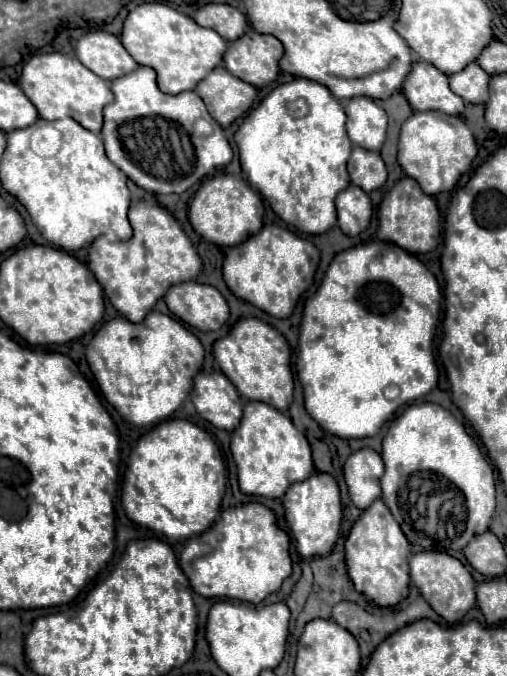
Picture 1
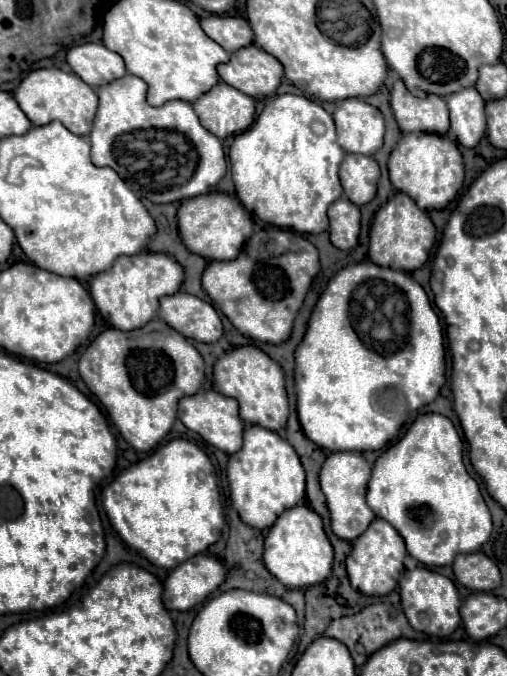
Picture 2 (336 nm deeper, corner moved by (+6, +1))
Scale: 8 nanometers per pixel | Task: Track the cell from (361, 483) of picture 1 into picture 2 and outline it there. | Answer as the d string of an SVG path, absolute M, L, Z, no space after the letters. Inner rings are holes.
M331 453L321 467L319 481L321 491L327 497L327 507L331 513L331 529L341 539L347 541L357 539L375 519L375 513L369 509L365 501L369 477L371 477L371 465L363 459L361 453Z

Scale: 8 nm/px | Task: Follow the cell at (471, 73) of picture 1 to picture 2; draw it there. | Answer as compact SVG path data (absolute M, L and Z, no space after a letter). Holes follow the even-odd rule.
M475 87L445 97L451 115L451 135L465 147L475 147L485 133L485 101Z

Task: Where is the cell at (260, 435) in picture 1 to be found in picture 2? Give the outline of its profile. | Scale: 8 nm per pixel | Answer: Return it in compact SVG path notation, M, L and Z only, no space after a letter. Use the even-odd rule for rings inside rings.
M261 425L245 427L243 447L229 455L227 479L233 507L237 509L243 523L257 529L267 529L285 509L305 501L305 469L295 449L275 431Z

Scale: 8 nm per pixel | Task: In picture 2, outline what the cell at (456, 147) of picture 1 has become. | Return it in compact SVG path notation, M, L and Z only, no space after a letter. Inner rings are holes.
M403 133L389 155L389 177L397 191L407 193L425 211L447 207L465 179L465 163L455 141L437 133Z

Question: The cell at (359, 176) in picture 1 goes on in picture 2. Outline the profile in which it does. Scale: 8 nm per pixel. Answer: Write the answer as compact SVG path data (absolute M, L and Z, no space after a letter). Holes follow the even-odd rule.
M347 155L339 167L343 193L355 205L369 203L375 197L379 181L379 165L367 155Z

